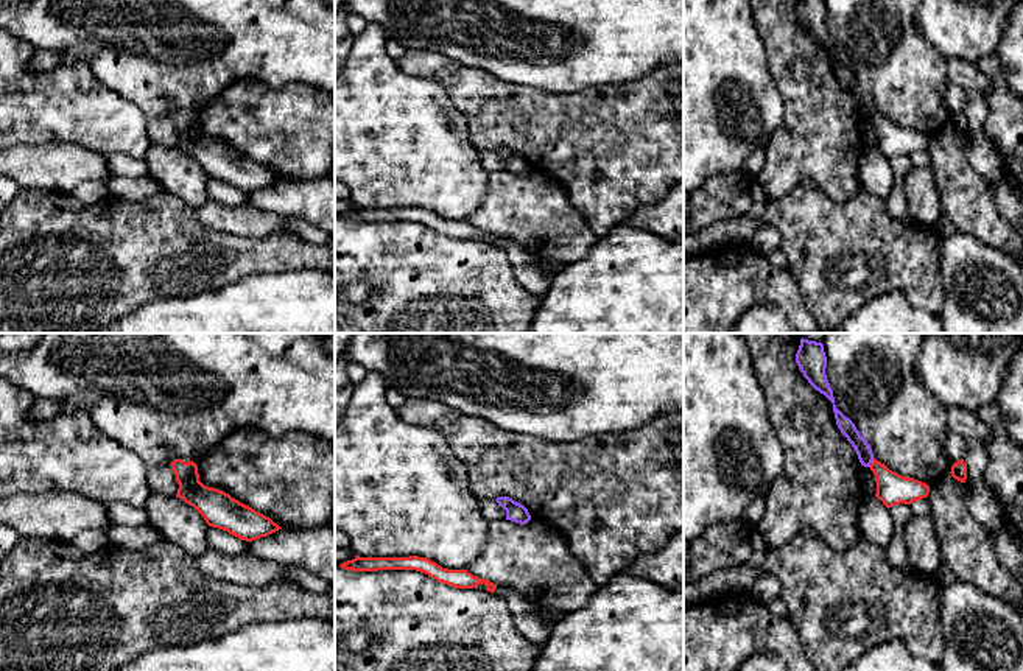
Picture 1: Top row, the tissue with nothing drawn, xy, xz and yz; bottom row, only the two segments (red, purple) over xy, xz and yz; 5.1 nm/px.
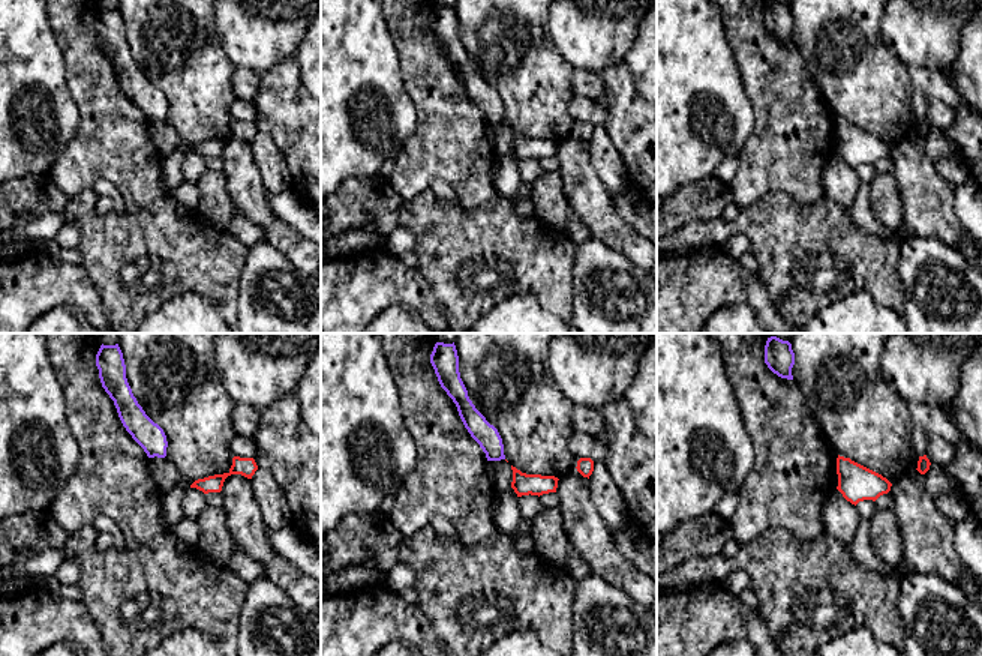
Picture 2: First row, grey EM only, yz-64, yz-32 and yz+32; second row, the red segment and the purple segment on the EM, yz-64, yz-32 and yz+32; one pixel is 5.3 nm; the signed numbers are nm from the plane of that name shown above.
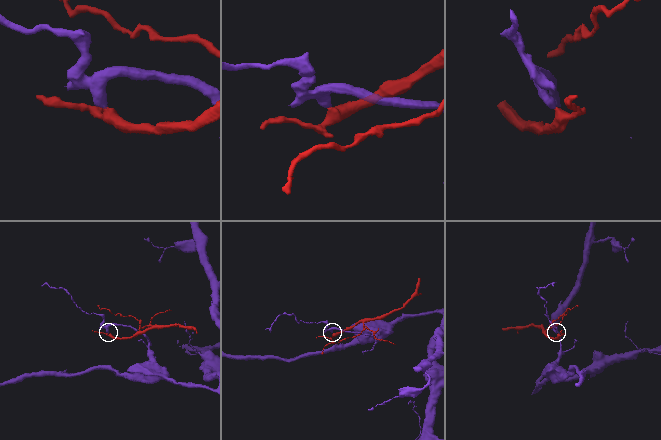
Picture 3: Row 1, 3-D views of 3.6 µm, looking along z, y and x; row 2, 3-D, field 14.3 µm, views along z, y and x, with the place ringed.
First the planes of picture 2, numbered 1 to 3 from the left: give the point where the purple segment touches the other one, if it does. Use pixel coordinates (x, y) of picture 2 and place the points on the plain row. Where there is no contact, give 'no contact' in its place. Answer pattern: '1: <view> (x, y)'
1: no contact
2: no contact
3: no contact

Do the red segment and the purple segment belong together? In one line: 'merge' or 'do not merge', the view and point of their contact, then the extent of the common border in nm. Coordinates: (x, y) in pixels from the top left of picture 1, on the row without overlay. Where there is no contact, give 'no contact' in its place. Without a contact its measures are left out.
do not merge; contact yz (872, 114); length 50 nm

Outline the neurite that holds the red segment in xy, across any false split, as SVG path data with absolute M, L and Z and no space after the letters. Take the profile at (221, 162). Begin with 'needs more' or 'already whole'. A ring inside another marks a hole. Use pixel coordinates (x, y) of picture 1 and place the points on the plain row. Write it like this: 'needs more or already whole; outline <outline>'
already whole; outline M174 111L170 117L179 135L176 148L193 157L209 177L227 182L246 193L282 181L269 168L240 154L229 145L204 137L193 112Z

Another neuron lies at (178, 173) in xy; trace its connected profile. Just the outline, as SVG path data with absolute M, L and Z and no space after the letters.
M151 143L145 160L148 174L160 182L165 191L196 209L209 201L207 184L210 177L204 168L178 148Z

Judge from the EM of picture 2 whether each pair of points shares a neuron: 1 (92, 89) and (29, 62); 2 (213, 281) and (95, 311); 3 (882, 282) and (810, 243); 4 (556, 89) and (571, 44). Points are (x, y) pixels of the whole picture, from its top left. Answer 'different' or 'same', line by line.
1: different
2: different
3: same
4: different

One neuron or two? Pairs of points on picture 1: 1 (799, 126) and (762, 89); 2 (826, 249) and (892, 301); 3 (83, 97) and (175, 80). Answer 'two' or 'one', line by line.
1: two
2: two
3: two

